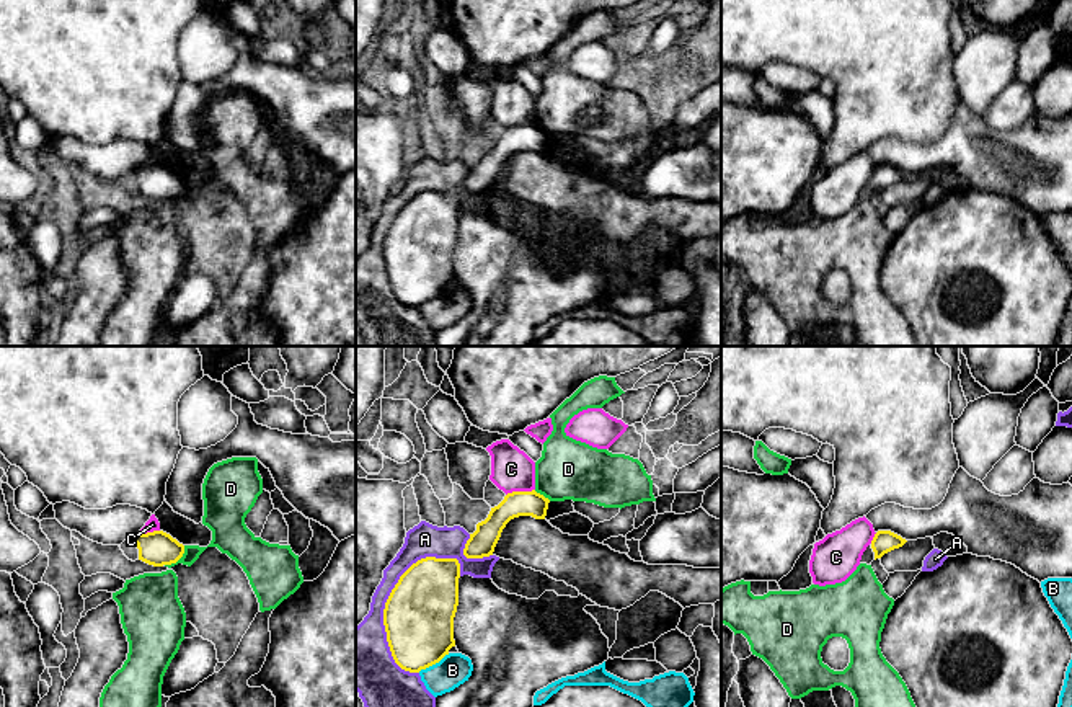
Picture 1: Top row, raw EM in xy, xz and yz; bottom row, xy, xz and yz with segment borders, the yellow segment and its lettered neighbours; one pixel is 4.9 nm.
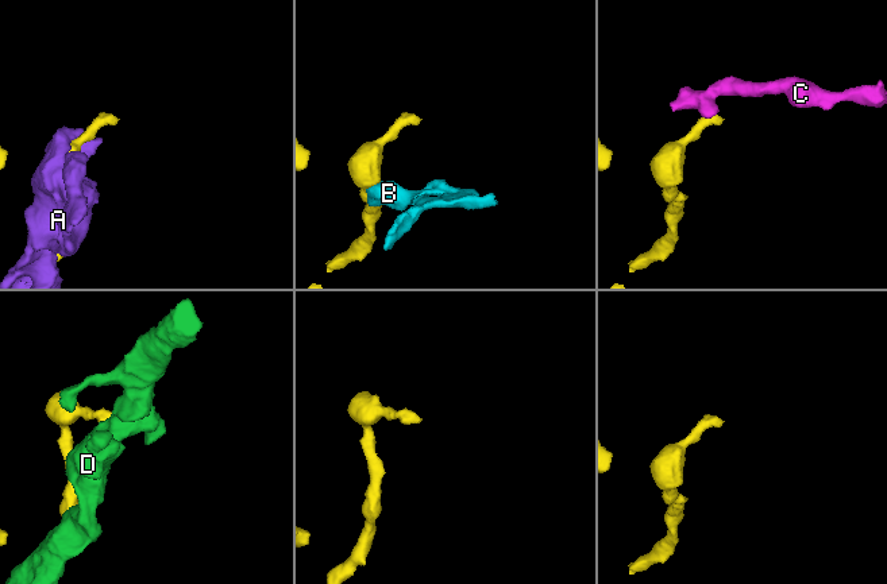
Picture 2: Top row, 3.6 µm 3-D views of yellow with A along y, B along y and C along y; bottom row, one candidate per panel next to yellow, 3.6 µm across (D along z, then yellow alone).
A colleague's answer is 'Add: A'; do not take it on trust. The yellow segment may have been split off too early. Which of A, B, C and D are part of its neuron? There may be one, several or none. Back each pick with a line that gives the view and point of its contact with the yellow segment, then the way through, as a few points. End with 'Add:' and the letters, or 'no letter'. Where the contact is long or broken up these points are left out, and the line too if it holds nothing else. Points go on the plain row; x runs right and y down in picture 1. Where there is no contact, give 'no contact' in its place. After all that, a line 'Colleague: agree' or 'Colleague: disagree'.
Add: no letter
Colleague: disagree

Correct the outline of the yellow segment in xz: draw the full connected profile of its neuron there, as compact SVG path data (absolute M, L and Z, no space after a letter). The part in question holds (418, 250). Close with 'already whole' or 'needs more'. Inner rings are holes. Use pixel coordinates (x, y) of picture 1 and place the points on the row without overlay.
M436 191L418 194L400 211L385 237L383 260L401 304L419 307L455 281L458 212L457 193Z; already whole

